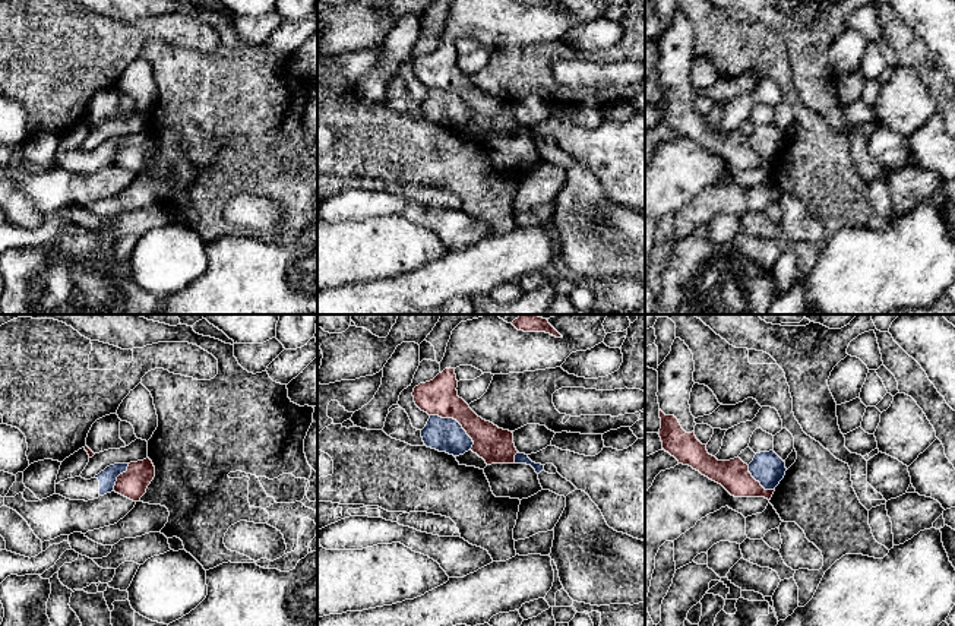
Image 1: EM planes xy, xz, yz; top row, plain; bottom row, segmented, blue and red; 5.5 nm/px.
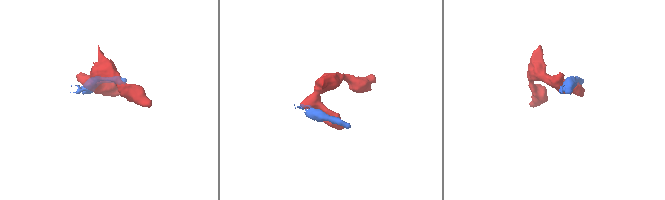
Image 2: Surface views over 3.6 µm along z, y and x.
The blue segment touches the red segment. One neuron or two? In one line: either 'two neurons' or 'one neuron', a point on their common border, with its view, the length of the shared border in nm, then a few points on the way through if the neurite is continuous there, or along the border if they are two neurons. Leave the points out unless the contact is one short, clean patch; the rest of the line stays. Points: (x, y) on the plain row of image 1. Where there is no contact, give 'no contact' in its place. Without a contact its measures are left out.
two neurons; contact xz (458, 95); length 300 nm

